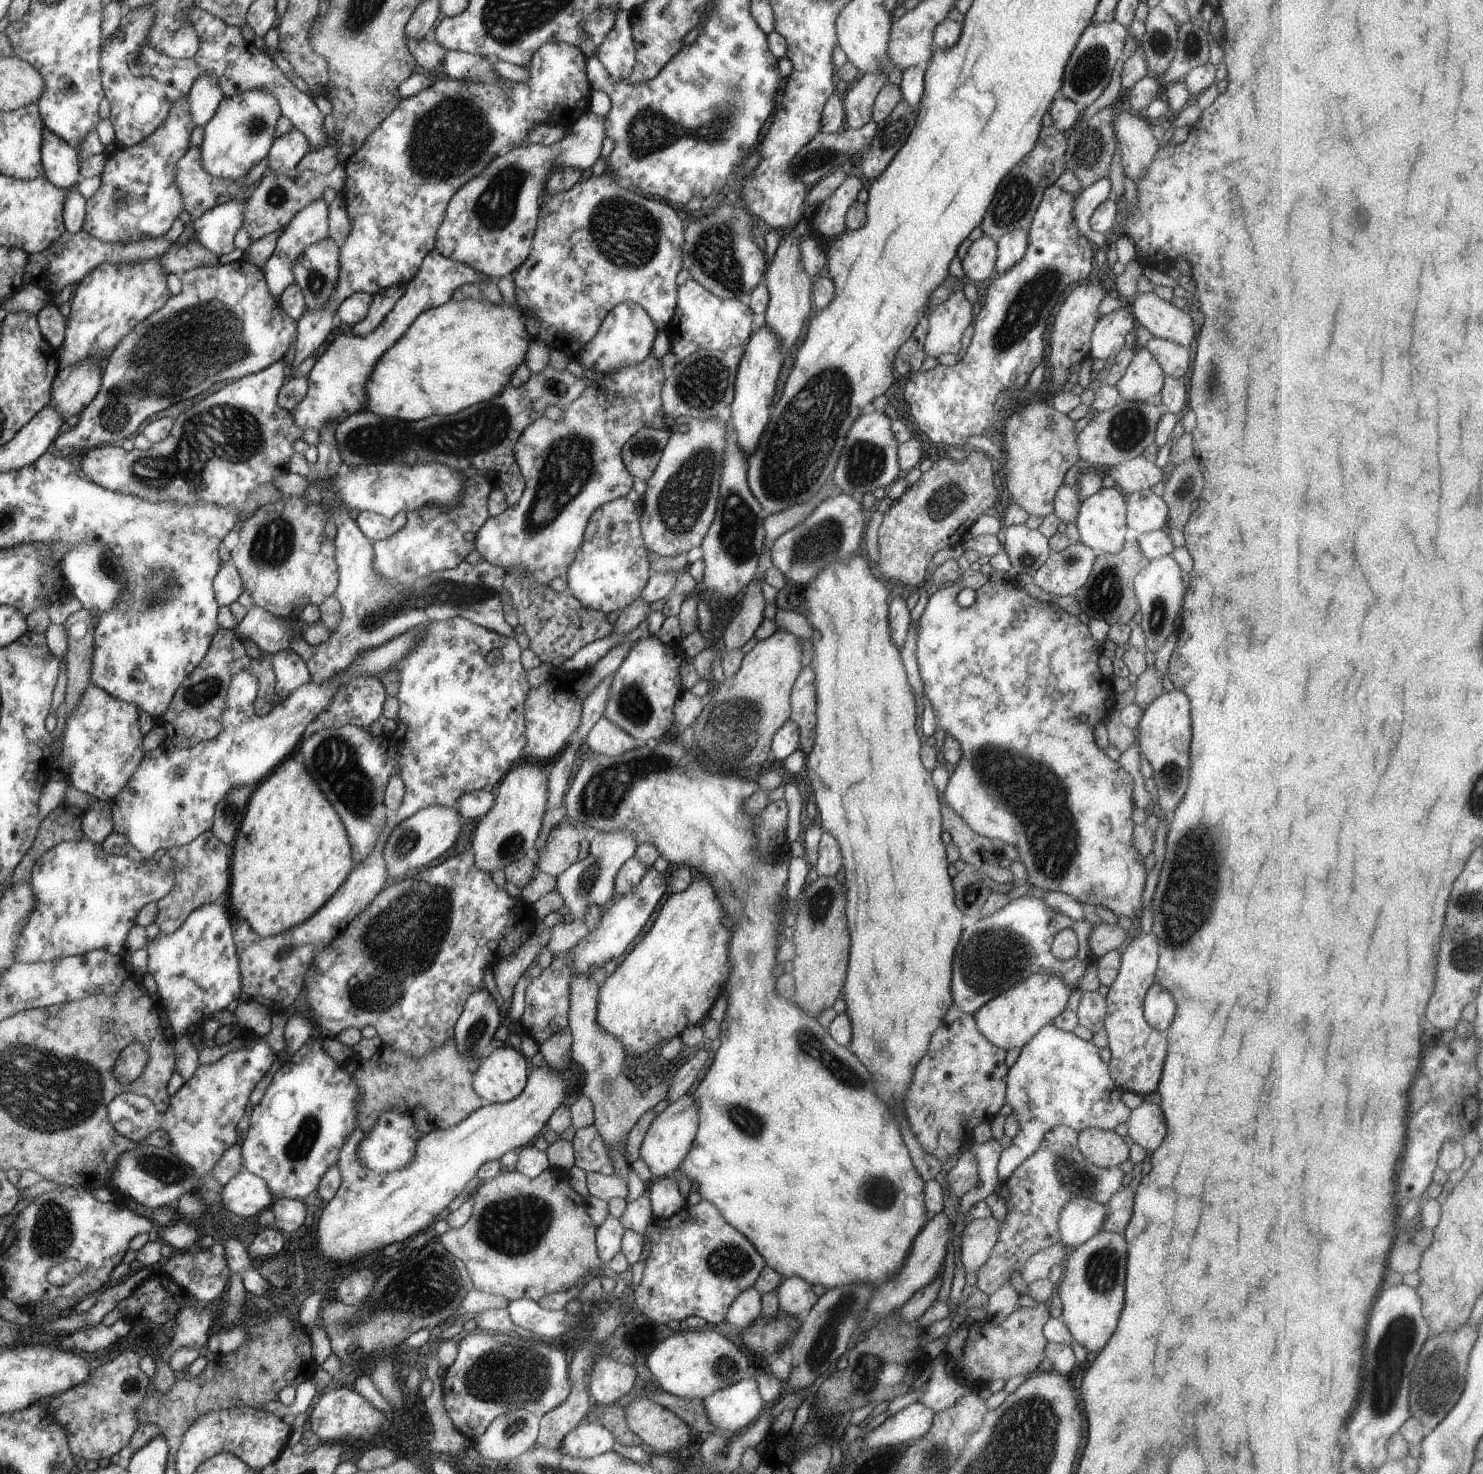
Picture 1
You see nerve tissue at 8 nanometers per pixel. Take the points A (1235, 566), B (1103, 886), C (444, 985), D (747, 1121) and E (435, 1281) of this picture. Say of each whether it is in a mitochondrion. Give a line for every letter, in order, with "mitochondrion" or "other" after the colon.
A: other
B: other
C: other
D: mitochondrion
E: mitochondrion

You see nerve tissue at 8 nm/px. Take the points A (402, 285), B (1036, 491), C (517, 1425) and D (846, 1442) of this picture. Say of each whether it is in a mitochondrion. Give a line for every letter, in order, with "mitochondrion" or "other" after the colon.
A: other
B: other
C: mitochondrion
D: other

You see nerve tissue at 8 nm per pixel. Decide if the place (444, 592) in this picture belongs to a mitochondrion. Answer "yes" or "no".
yes

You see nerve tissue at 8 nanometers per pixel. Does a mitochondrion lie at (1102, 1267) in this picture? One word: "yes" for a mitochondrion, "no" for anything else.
yes

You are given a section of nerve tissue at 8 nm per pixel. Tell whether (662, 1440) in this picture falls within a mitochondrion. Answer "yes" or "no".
no

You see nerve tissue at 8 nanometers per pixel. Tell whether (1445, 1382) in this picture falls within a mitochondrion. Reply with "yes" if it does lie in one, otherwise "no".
yes

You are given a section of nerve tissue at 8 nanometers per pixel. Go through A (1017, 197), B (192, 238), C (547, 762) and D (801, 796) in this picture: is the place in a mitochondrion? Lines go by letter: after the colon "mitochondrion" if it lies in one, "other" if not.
A: mitochondrion
B: other
C: other
D: other

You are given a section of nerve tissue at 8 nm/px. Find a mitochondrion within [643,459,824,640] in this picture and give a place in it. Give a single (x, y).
(739, 525)

